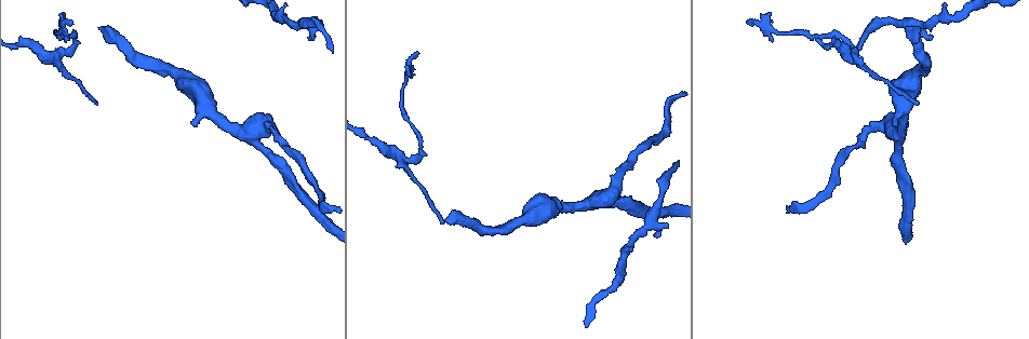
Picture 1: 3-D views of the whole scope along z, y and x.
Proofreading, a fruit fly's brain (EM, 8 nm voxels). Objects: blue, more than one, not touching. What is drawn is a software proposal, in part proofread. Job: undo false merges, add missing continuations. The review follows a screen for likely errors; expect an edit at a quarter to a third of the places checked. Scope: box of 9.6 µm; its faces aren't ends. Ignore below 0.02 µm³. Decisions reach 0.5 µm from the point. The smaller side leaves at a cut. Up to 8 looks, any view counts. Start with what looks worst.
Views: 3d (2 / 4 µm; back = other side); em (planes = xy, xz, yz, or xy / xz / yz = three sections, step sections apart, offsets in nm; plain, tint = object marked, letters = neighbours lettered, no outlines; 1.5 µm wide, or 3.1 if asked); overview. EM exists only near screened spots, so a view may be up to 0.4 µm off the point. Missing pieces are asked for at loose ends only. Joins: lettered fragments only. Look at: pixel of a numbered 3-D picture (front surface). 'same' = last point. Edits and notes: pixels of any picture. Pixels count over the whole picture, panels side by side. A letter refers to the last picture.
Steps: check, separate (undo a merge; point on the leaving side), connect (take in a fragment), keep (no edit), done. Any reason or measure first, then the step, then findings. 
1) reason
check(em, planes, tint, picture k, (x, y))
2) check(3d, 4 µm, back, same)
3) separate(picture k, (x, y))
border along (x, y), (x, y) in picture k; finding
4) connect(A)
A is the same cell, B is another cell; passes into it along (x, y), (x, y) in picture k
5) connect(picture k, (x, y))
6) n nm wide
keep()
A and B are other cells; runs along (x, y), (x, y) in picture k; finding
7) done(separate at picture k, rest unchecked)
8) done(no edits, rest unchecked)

an open end
check(3d, 4 µm, picture 1, (417, 52))

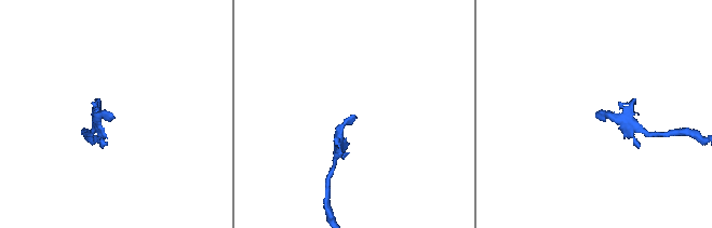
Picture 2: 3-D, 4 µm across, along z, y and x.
check(em, planes, letters, picture 2, (110, 117))

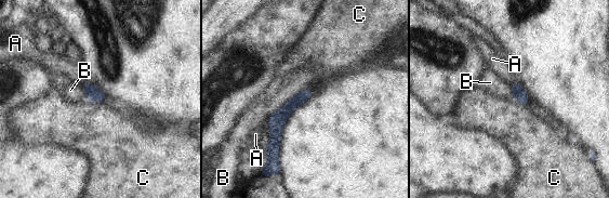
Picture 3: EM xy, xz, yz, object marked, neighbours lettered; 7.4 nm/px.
B touches over 420 nm
keep()
A, B and C are other cells; runs along (308, 91), (276, 120), (274, 153) in picture 3; none of them fits

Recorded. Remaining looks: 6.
free end
check(em, xy, step 4, tint, picture 1, (100, 28))

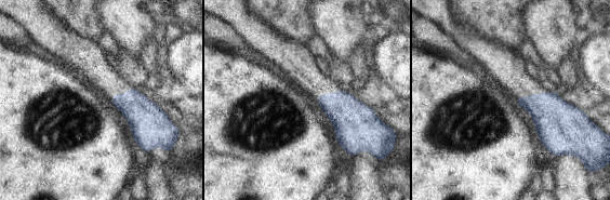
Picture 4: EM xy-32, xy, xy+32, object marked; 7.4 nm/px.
cut it another way
check(em, xz, step 4, letters, same)

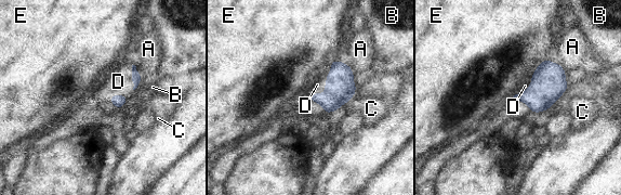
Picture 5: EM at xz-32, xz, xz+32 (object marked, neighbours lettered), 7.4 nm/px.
D touches over 320 nm
connect(D)
D is the same cell, A, B, C and E are other cells; passes into it along (340, 87), (324, 88), (317, 85) in picture 5; the cell continues

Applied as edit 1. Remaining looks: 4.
check(overview)

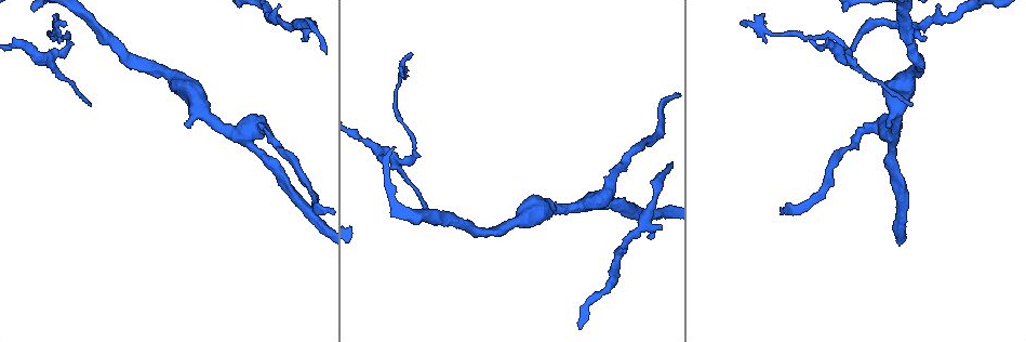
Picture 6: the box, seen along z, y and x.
an open end
check(3d, 4 µm, picture 6, (661, 227))

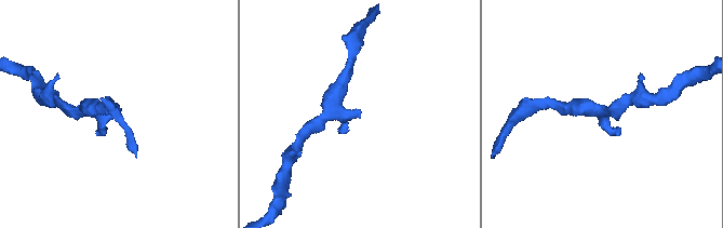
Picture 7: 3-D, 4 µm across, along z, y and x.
need the tissue
check(em, planes, letters, picture 7, (599, 114))

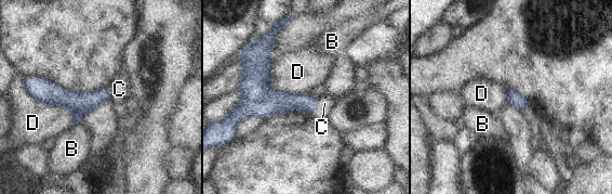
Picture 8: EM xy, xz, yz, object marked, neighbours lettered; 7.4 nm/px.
D touches over 500 nm
connect(C)
C is the same cell, B and D are other cells; passes into it along (283, 102), (316, 107), (324, 103) in picture 8; the cell continues

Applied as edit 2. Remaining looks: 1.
done(connect at picture 5, connect at picture 8, rest unchecked)

